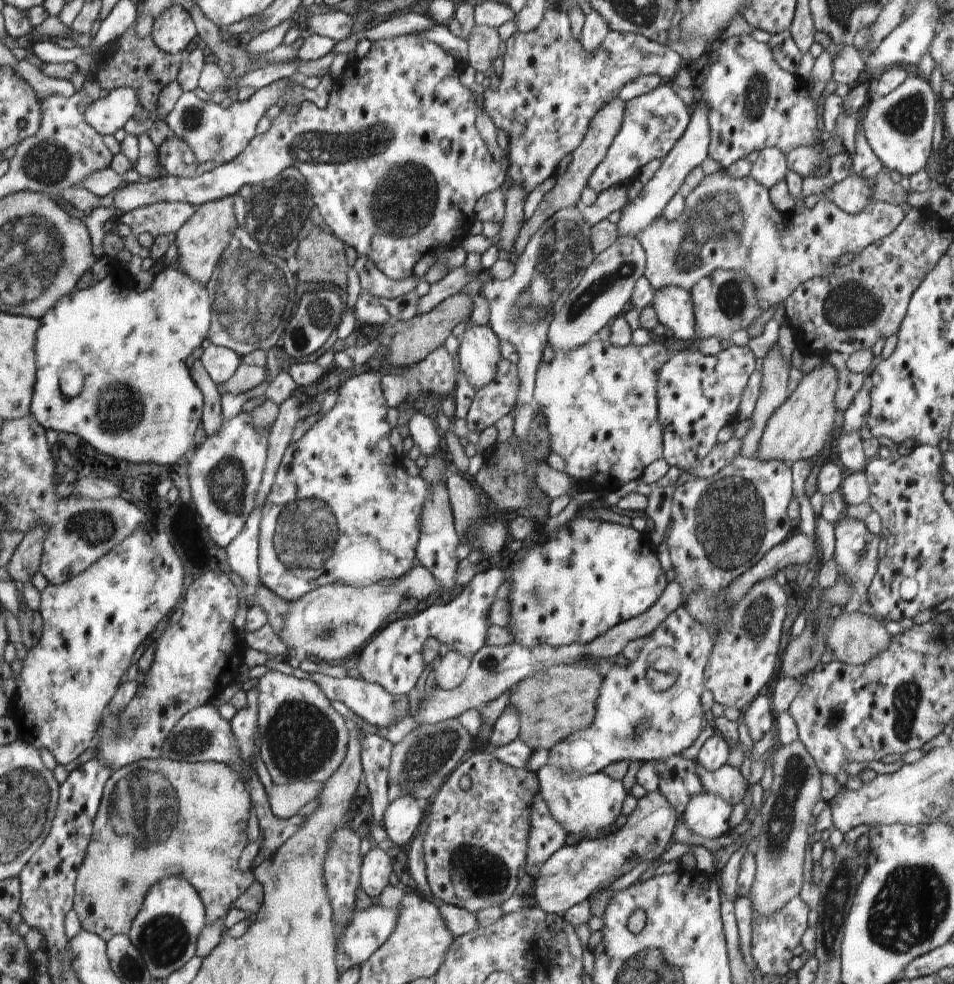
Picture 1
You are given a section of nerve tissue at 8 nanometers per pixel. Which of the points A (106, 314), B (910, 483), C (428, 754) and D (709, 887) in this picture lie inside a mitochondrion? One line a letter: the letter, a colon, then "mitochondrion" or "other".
A: other
B: other
C: mitochondrion
D: other

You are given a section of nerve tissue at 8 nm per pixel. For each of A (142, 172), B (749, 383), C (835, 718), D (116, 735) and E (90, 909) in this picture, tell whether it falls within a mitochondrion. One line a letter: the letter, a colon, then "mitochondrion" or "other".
A: other
B: other
C: mitochondrion
D: mitochondrion
E: other

